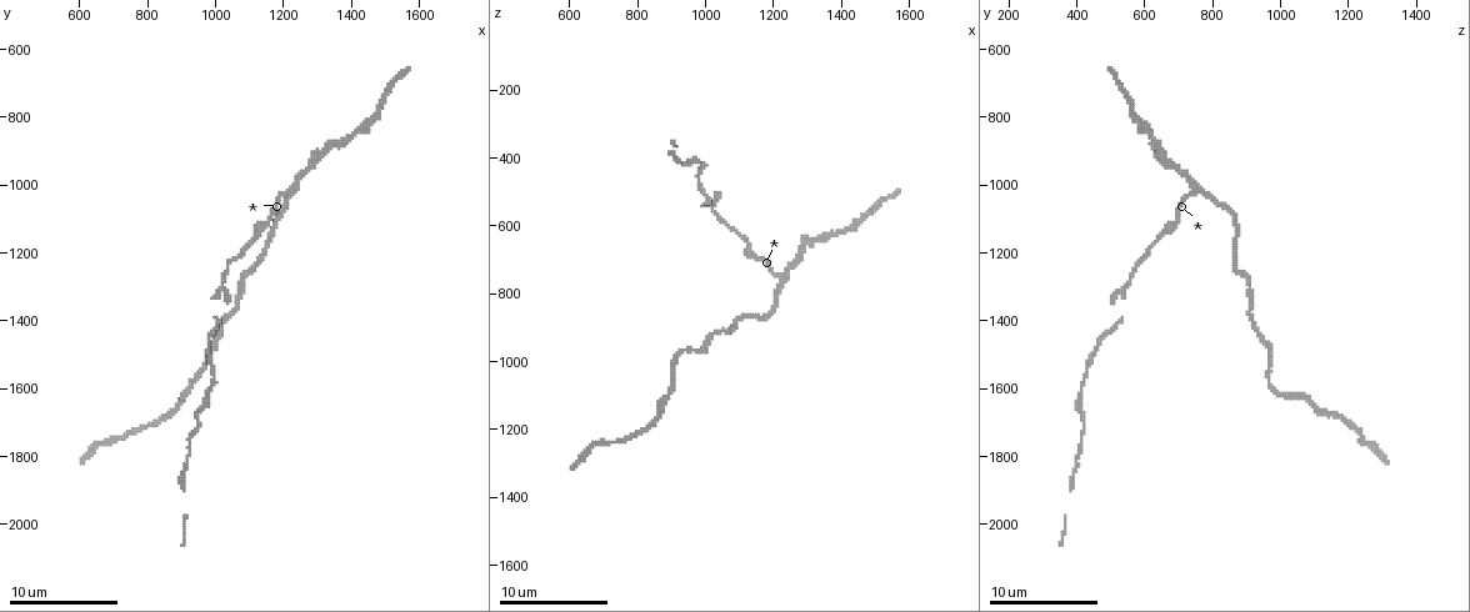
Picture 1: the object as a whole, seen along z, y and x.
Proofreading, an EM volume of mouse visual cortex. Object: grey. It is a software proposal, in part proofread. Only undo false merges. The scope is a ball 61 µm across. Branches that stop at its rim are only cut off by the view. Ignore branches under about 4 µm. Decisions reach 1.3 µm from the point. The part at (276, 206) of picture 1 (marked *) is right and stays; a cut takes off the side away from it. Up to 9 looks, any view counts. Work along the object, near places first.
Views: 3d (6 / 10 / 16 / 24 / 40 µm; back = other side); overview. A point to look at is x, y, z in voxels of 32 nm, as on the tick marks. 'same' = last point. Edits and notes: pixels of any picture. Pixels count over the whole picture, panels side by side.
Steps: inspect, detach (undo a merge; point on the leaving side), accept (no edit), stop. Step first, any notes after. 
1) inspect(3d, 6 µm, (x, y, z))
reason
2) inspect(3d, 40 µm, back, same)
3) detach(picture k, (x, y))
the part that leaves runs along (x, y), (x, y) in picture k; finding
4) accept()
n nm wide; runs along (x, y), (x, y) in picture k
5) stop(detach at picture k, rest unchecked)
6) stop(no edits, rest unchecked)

inspect(3d, 10 µm, (1410, 860, 620))
thin neck

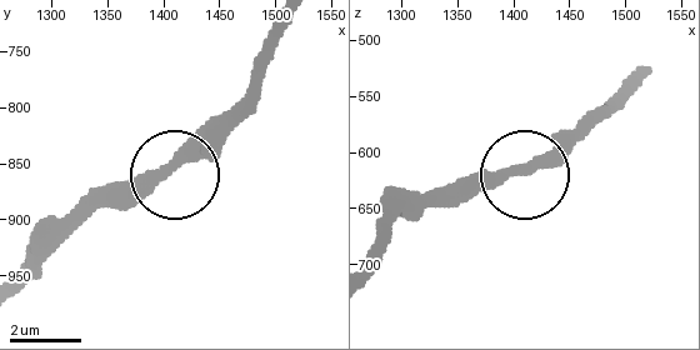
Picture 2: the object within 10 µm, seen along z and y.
accept()
all the same neuron

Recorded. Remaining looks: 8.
inspect(3d, 16 µm, (1220, 1020, 770))

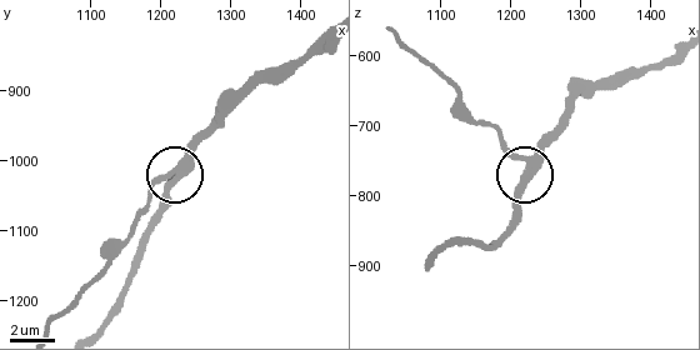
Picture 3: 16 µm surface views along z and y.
accept()
runs along (496, 133), (525, 174), (561, 129) in picture 3; continuous, no second neuron

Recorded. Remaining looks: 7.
inspect(3d, 6 µm, (1020, 1290, 550))
three-way junction

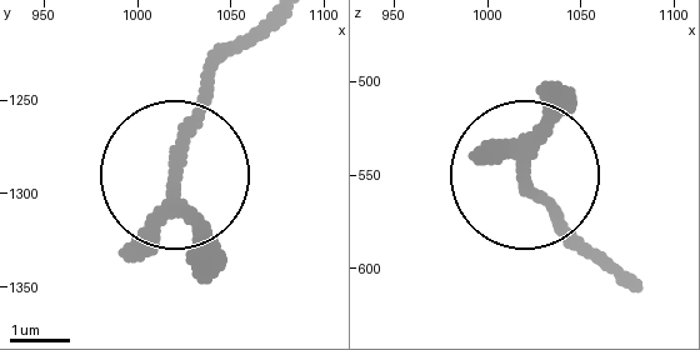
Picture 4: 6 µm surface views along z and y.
accept()
runs along (614, 279), (525, 170), (564, 90) in picture 4; one neuron here

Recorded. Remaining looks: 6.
inspect(3d, 6 µm, (920, 1830, 400))
sudden change in width

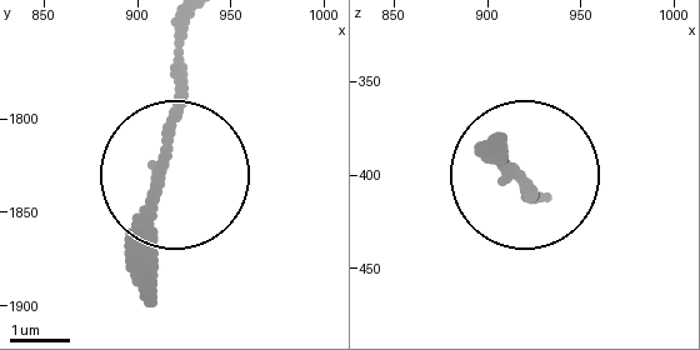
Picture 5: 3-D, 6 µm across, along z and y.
accept()
170 nm wide; runs along (186, 25), (153, 304) in picture 5; all the same neuron

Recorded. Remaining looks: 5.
stop(no edits, rest unchecked)

